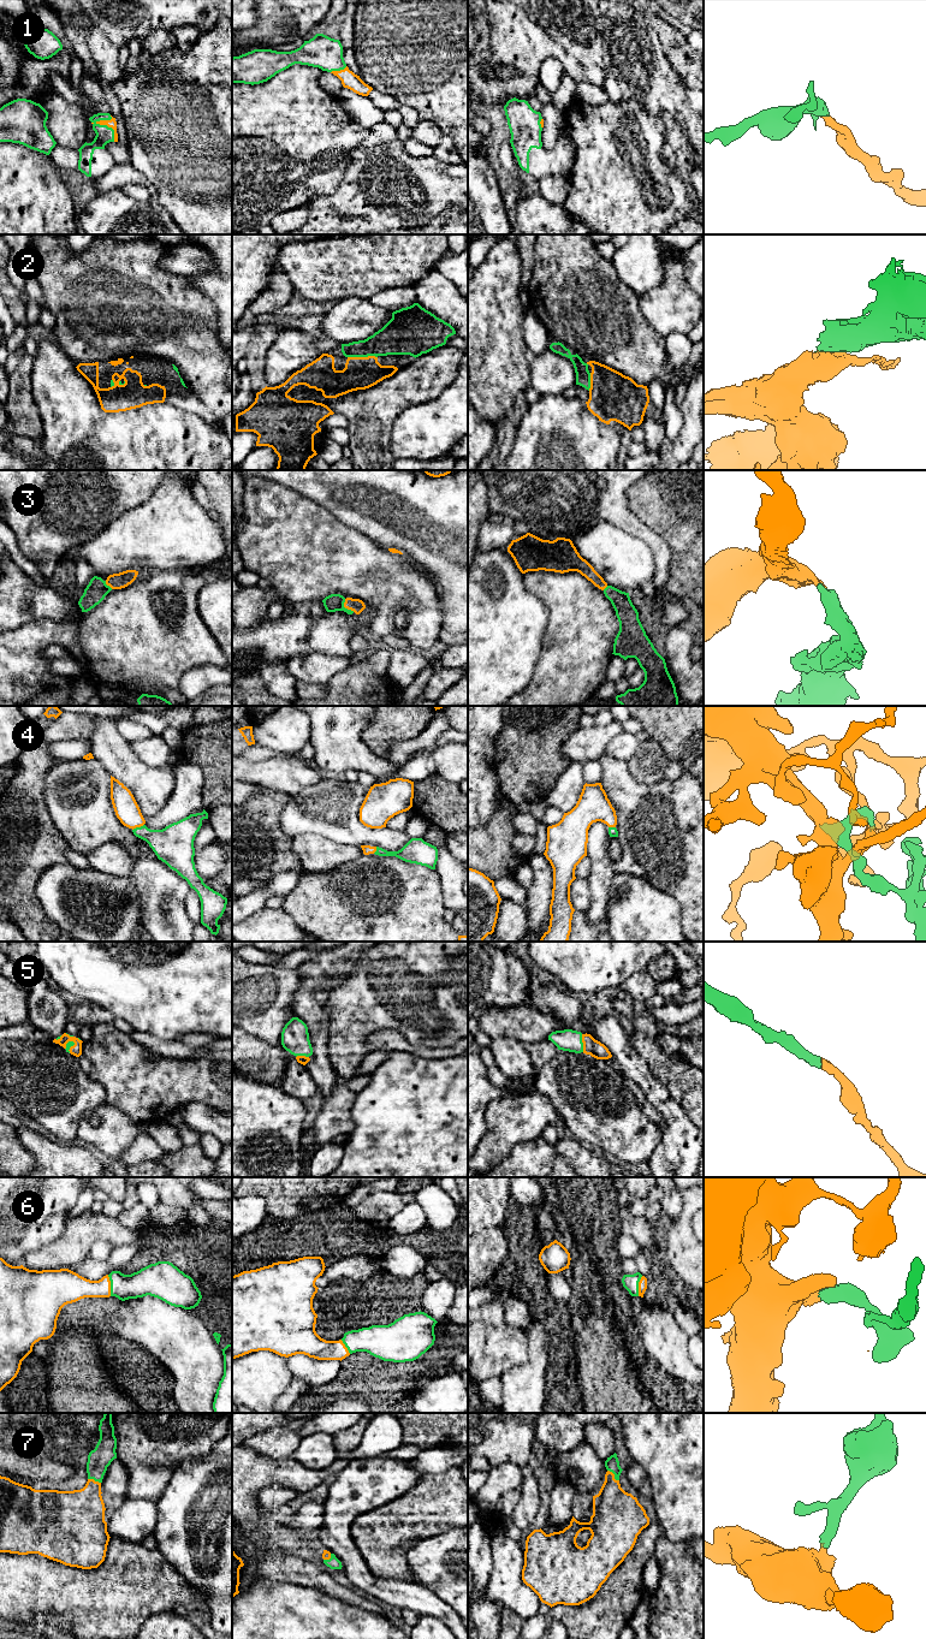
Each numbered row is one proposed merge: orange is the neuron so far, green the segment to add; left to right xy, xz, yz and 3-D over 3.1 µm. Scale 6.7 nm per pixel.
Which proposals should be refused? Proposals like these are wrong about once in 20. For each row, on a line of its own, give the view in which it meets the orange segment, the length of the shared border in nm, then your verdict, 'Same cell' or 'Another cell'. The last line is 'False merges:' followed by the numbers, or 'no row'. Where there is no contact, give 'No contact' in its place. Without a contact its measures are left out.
1: Touches orange in xy. Shared border 200 nm. Same cell
2: Touches orange in xz. Shared border 200 nm. Same cell
3: Touches orange in xz. Shared border 110 nm. Same cell
4: Touches orange in xy. Shared border 90 nm. Same cell
5: Touches orange in yz. Shared border 120 nm. Same cell
6: Touches orange in xy. Shared border 150 nm. Same cell
7: Touches orange in yz. Shared border 110 nm. Same cell
False merges: no row

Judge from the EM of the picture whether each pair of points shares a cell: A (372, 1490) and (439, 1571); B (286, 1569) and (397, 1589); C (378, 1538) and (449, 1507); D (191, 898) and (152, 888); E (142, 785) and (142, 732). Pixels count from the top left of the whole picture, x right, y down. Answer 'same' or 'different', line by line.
A: different
B: different
C: same
D: different
E: different

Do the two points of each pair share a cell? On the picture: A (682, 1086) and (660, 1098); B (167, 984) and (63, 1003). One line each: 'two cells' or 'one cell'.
A: two cells
B: two cells

